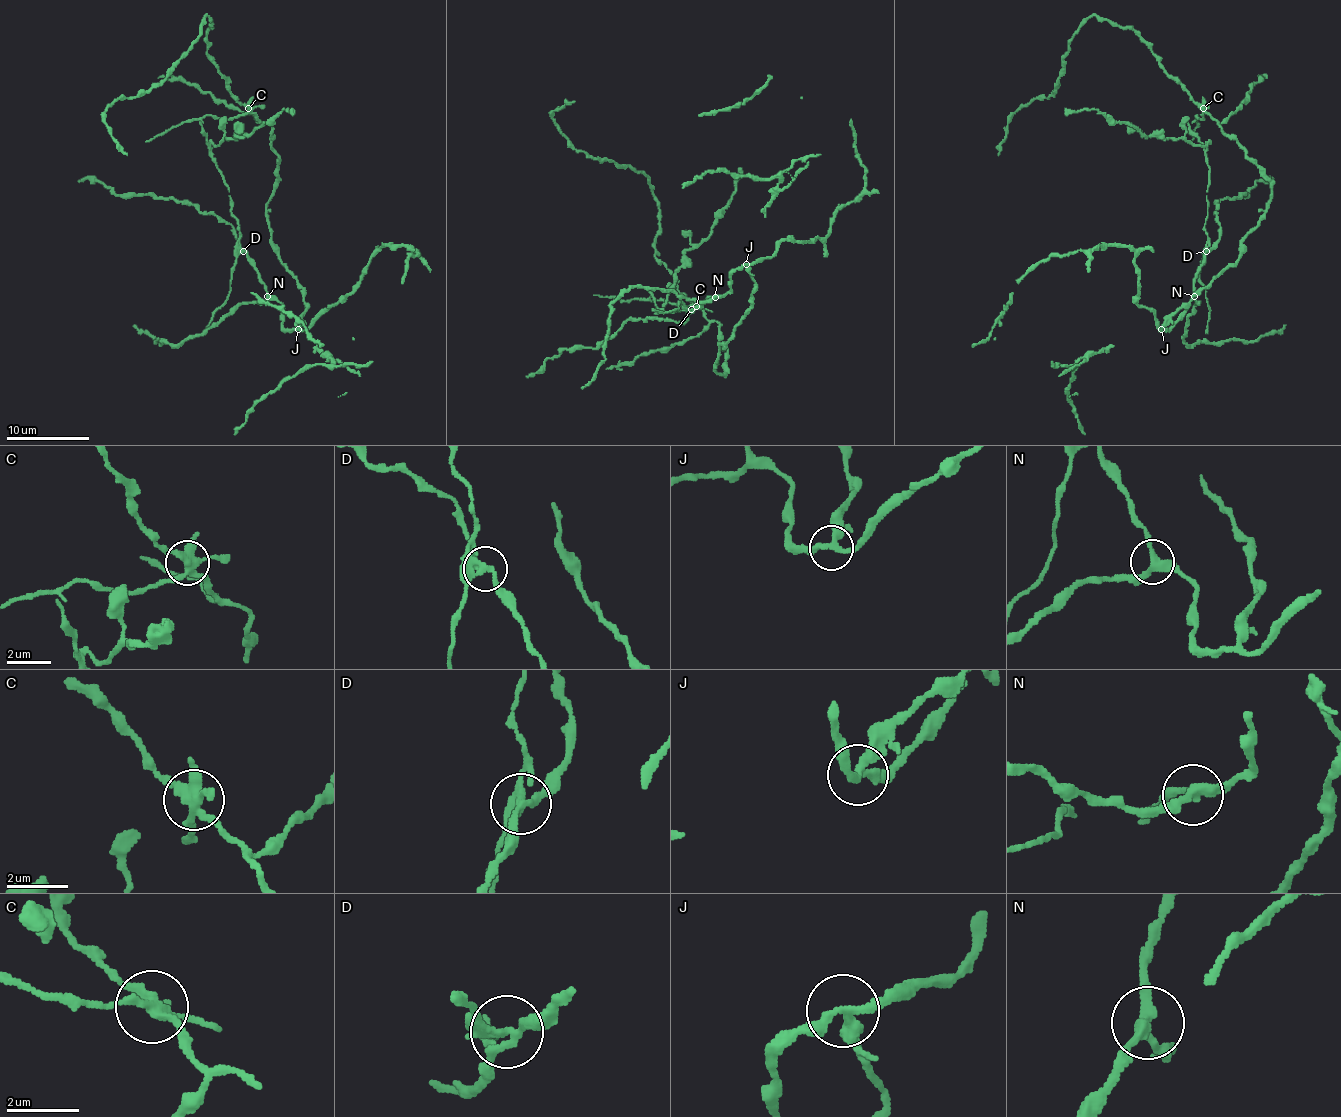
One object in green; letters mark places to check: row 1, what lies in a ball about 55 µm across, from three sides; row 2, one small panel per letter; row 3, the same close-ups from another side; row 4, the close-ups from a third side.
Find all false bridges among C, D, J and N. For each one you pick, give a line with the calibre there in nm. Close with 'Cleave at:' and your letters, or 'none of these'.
C: Thickness 360 nm
D: Thickness 280 nm
Cleave at: C, D

